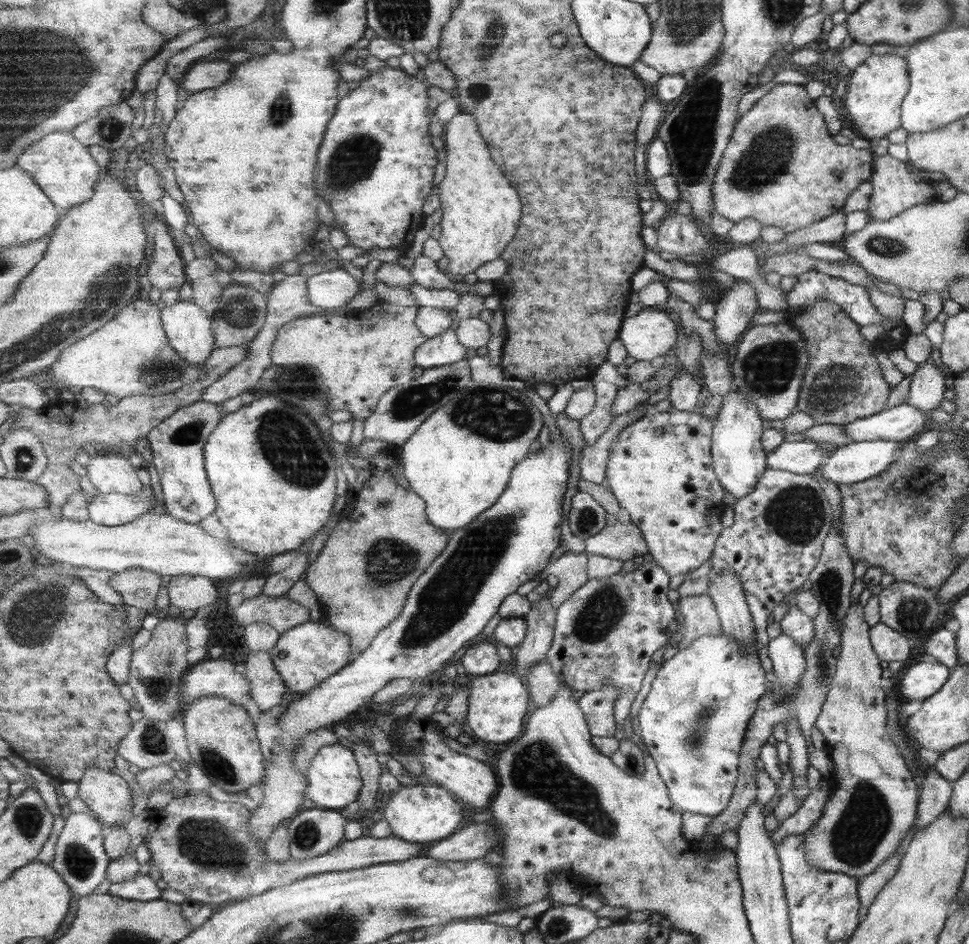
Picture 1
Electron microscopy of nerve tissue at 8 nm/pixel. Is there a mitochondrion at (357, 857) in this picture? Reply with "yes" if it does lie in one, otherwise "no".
no

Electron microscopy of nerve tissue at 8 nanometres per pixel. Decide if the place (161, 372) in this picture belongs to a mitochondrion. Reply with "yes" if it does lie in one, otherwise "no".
yes

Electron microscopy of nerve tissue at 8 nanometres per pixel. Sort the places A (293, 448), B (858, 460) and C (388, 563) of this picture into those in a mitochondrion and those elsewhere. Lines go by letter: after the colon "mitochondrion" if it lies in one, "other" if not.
A: mitochondrion
B: other
C: mitochondrion

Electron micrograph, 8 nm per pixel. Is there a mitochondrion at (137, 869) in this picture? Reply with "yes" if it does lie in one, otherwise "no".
no

